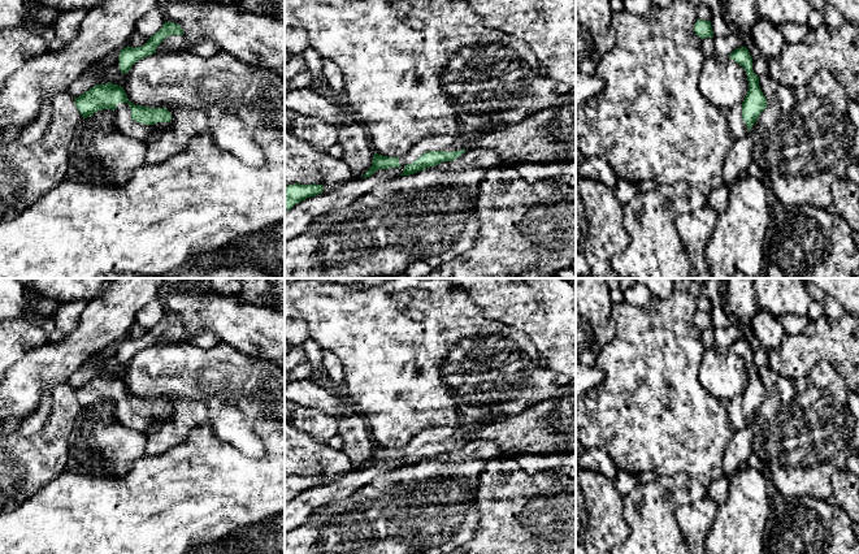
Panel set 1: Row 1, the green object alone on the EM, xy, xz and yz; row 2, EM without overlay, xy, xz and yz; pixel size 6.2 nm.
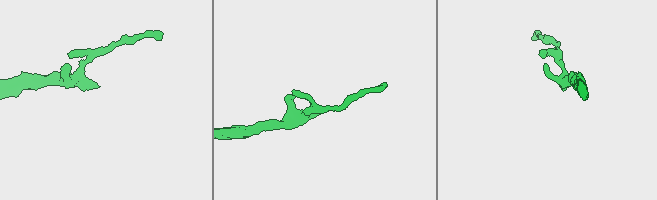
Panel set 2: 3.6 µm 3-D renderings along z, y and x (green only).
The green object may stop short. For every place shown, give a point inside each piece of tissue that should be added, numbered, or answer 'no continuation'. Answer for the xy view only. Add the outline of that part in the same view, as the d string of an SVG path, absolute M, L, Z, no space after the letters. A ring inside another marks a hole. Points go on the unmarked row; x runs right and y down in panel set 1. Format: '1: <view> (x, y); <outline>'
1: xy (122, 405); M118 394L114 401L114 415L127 428L144 433L155 419L164 419L168 414L144 416L131 410L131 399L127 394Z

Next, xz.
1: xz (447, 435); M490 417L482 421L477 421L476 424L470 427L463 427L463 428L451 428L451 427L431 427L429 429L424 429L418 434L416 434L405 446L399 449L400 458L405 458L407 455L412 455L416 453L422 445L430 443L430 442L460 442L460 441L468 441L465 437L465 433L477 425L481 425L482 423L490 423L495 421L499 417Z

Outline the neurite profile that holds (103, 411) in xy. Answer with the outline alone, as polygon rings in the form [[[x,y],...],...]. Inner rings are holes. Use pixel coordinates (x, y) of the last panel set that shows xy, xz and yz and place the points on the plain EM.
[[[112,401],[97,402],[92,407],[83,410],[82,419],[83,419],[83,425],[81,427],[82,436],[90,443],[92,454],[97,459],[103,459],[100,454],[96,451],[92,430],[97,423],[117,421],[117,417],[114,415],[114,402]]]

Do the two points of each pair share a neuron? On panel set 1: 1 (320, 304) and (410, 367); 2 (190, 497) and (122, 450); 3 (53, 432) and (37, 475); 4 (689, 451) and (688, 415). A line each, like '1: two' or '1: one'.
1: one
2: two
3: one
4: one

